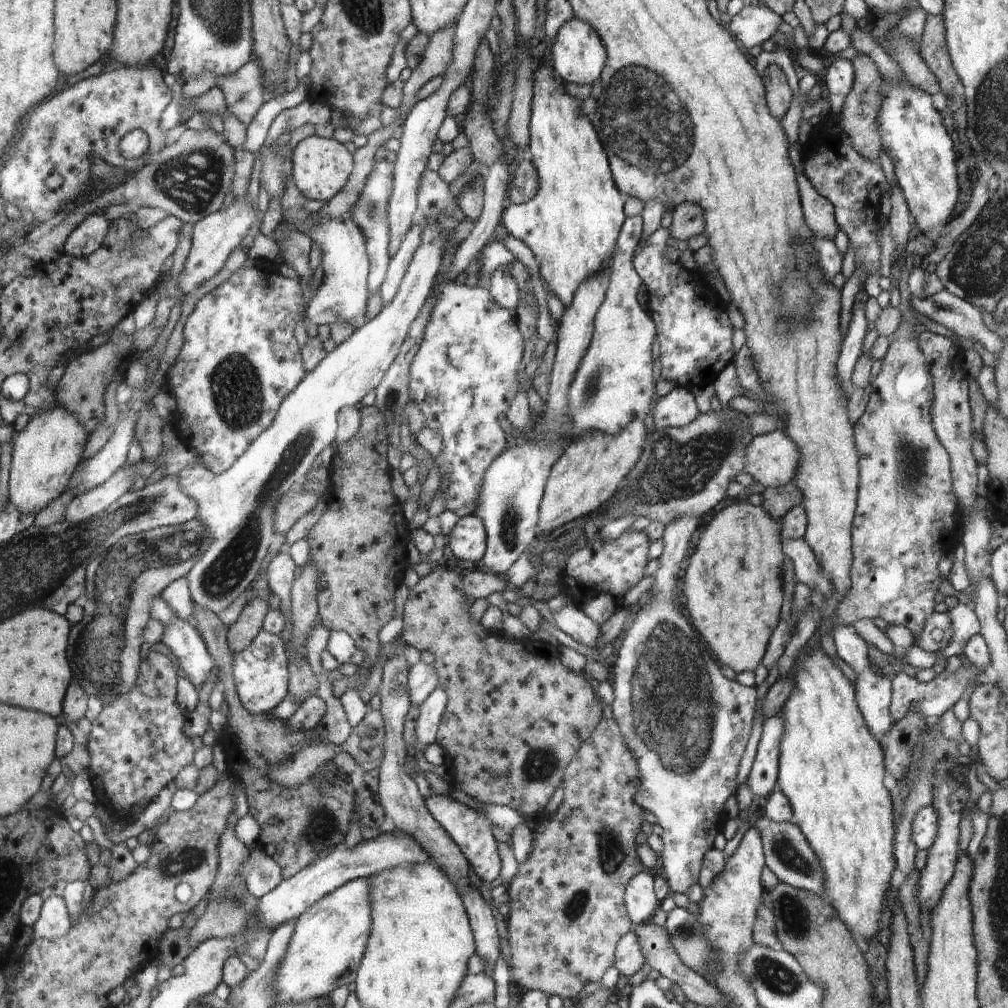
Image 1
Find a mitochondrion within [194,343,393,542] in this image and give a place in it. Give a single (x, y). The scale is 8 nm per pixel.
(237, 391)

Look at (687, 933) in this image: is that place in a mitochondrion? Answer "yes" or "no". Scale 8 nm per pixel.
yes

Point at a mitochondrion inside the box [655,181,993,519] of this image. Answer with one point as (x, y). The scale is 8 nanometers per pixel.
(913, 456)

